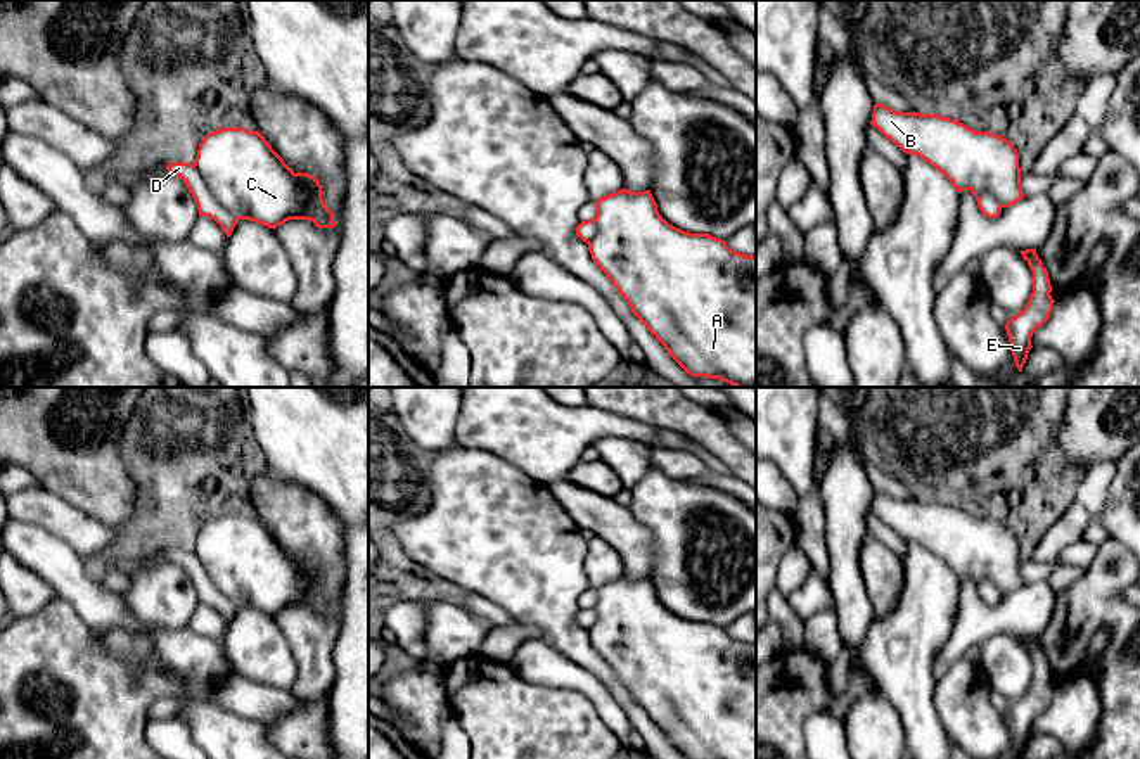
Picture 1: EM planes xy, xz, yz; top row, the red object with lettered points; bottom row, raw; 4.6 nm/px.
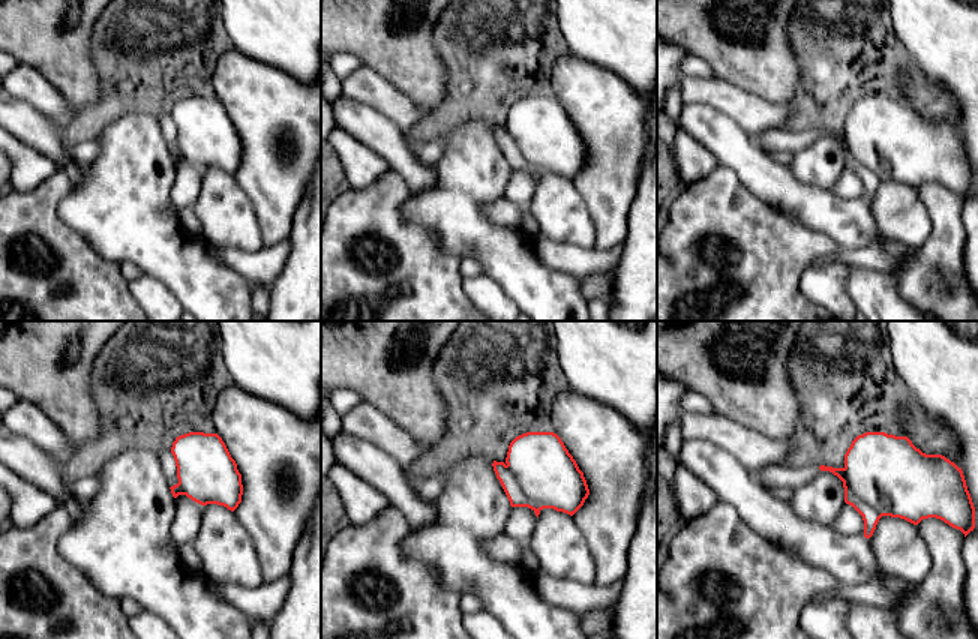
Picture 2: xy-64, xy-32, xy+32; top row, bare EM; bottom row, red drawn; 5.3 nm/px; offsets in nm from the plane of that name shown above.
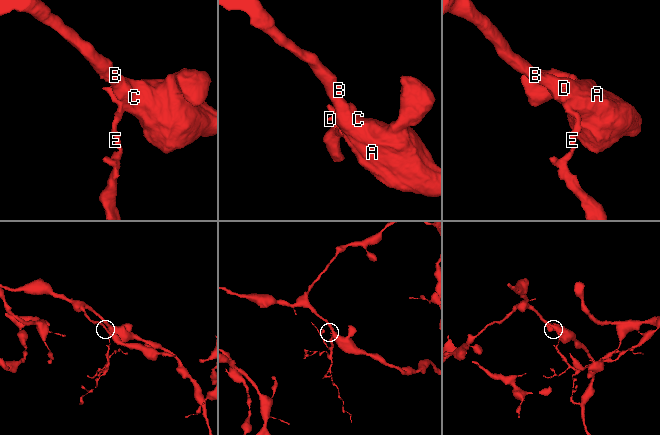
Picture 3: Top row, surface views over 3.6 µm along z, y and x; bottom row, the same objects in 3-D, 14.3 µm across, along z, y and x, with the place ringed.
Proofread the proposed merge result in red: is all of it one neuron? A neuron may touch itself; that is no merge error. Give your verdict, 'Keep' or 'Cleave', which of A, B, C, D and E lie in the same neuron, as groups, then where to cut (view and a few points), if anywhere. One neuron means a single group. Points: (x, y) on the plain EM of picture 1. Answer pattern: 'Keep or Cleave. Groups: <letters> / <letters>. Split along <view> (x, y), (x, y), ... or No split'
Cleave. Groups: A B C / D E. Split along xy (194, 550), (210, 581), (237, 607)

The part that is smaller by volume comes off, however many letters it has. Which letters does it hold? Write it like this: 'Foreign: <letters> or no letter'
Foreign: D, E

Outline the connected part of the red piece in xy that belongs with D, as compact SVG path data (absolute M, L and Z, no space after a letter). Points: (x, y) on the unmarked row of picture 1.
M171 550L166 557L183 567L197 591L199 603L209 603L221 614L227 624L230 624L237 607L216 590L195 552Z

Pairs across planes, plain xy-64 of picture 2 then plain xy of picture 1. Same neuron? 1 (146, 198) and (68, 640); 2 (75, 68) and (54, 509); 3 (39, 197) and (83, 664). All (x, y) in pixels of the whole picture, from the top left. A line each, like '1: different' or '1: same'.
1: different
2: different
3: same

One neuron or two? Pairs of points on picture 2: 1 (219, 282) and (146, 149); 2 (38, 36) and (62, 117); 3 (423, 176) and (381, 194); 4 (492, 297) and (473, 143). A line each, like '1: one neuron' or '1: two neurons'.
1: one neuron
2: two neurons
3: two neurons
4: two neurons

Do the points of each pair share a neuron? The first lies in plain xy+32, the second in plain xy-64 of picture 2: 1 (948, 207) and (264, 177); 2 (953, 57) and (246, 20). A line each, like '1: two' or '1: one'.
1: one
2: one

